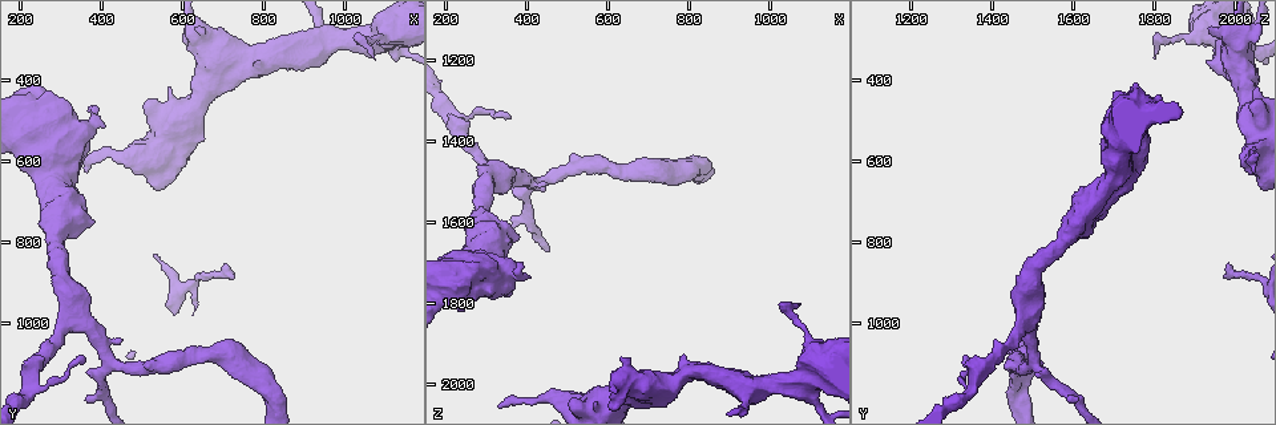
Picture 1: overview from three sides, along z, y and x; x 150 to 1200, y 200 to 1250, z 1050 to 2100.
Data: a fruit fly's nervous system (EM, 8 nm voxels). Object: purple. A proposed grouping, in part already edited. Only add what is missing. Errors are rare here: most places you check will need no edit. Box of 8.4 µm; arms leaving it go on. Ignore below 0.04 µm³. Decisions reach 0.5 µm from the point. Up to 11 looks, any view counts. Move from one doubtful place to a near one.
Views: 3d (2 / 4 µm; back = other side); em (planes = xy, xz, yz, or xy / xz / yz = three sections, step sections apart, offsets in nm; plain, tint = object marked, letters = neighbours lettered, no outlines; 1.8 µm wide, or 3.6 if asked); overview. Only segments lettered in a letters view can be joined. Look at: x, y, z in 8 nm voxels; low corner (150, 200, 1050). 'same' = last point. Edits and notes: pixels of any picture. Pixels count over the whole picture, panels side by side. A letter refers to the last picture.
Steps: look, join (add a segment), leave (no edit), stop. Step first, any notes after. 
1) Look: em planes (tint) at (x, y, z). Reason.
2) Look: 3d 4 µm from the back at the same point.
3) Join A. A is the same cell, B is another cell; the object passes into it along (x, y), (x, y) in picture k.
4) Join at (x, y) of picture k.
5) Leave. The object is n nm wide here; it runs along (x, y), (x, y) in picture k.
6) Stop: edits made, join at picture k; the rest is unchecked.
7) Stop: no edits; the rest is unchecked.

Look: em xy step 4 (tint) at (345, 1075, 1325). An open end.

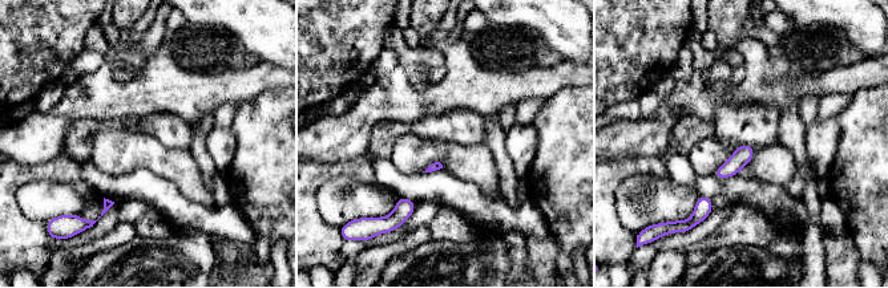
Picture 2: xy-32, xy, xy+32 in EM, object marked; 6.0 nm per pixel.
Look: em planes (letters) at the same point.

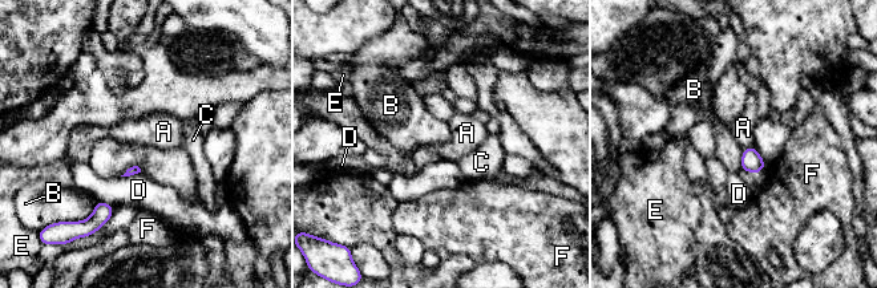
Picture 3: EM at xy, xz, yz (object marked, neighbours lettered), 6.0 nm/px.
Leave. The longest contact is with B, 140 nm; A, B, C, D, E and F are other cells; no lettered segment goes on from it.

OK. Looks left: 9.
Look: em 3.6 µm planes (letters) at (635, 470, 2035). Thick turns thin.

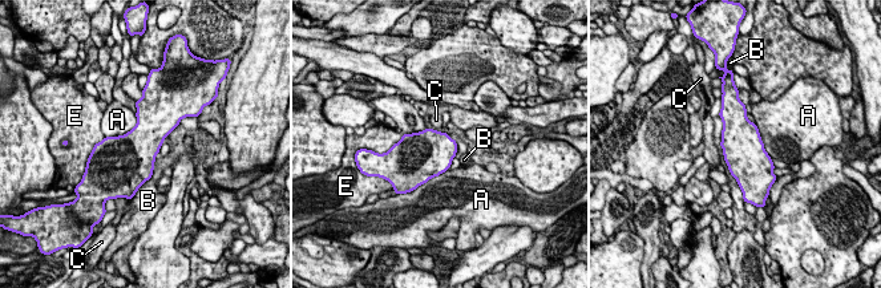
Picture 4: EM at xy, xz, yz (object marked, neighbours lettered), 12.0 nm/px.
Leave. A, B, C and E are other cells; a border runs along (136, 114), (129, 130), (105, 137) in picture 4; none of them fits.

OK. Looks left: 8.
Look: 3d 2 µm at (1075, 340, 1810). Tapers out.

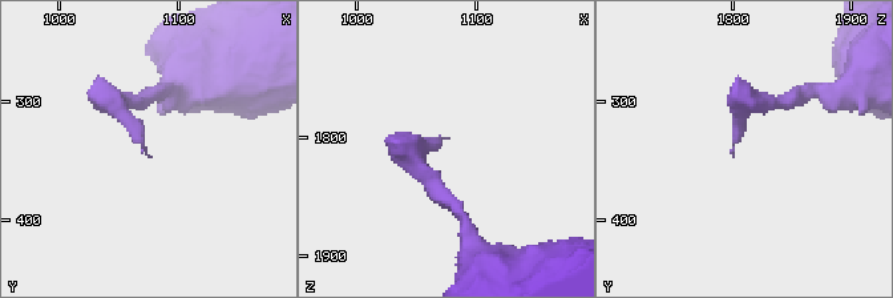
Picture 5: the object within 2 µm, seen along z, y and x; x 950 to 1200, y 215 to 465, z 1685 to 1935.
Look: em planes (letters) at (1070, 340, 1804).

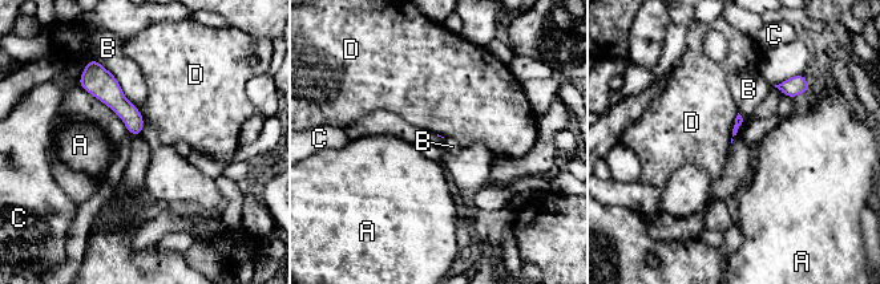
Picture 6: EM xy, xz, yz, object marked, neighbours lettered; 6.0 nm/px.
Leave. A, B, C and D are other cells; a border runs along (96, 60), (134, 106) in picture 6; none of them fits.

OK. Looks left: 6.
Look: 3d 2 µm at (380, 480, 1700). An open end.

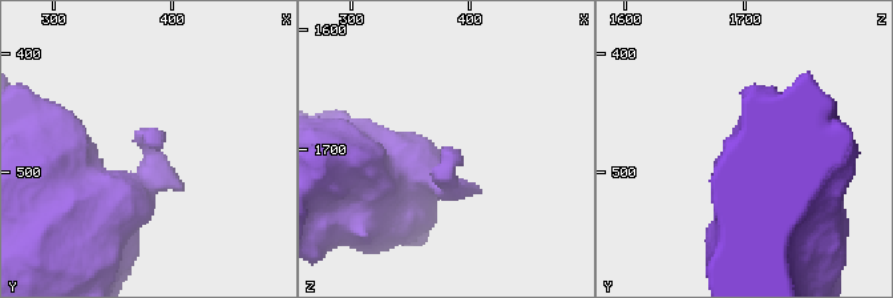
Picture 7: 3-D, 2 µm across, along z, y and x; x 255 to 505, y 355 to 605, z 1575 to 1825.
Look: em yz step 8 (tint) at (382, 478, 1700). Shape alone is not enough.

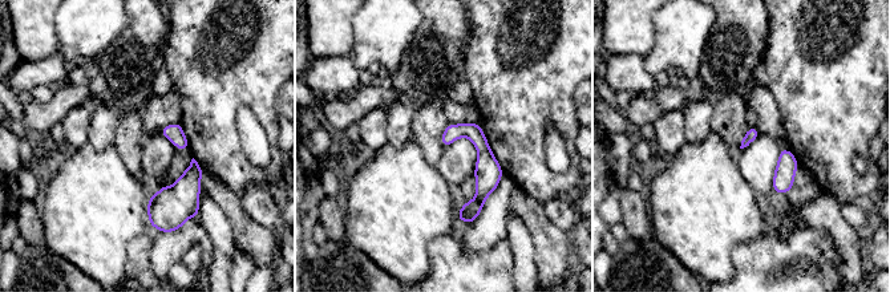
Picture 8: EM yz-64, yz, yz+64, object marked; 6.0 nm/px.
Look: em planes (letters) at the same point. Another direction.

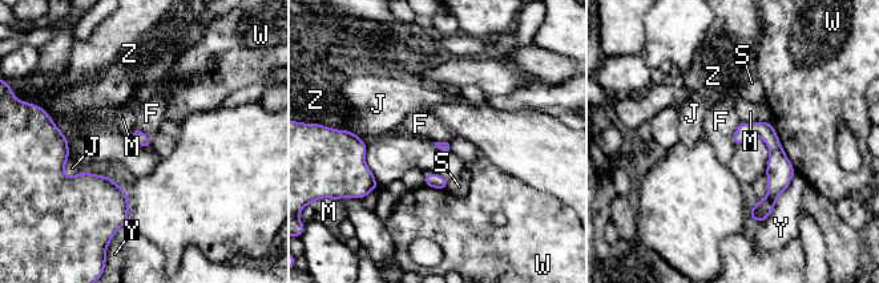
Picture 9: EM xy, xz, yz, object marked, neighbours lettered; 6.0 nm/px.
Leave. F, J, M, S, W, Y and Z are other cells; it runs along (742, 126), (775, 148), (762, 217) in picture 9; none of them fits.

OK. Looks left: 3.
Stop: no edits; the rest is unchecked.

